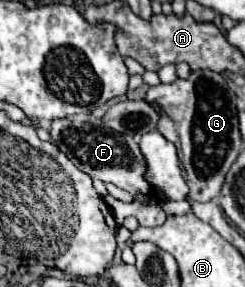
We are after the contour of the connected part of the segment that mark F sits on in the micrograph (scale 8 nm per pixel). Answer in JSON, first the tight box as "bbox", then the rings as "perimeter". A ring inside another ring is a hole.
{"bbox":[50,118,190,216],"perimeter":[[[66,118],[52,122],[50,136],[52,136],[52,142],[56,142],[56,146],[74,162],[74,166],[80,168],[82,172],[86,172],[88,176],[98,178],[104,184],[110,182],[110,184],[130,192],[140,202],[150,202],[150,200],[160,202],[160,206],[168,214],[182,216],[182,214],[190,212],[188,202],[172,202],[172,200],[150,198],[150,184],[146,184],[146,180],[142,180],[142,172],[146,172],[146,160],[142,160],[142,152],[140,152],[138,144],[132,136],[110,132],[110,128],[102,128],[102,124],[98,124],[98,120],[70,122]]]}

